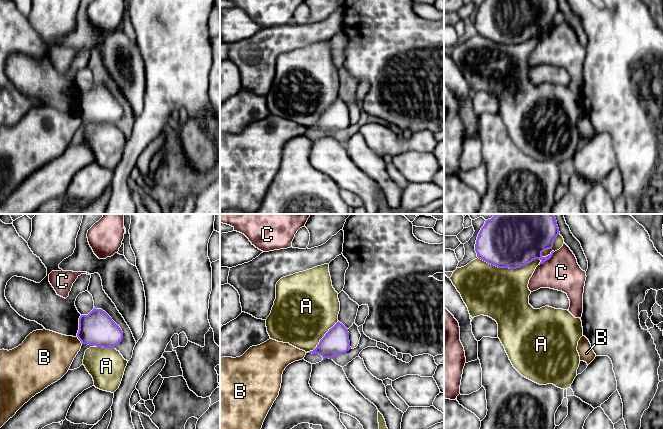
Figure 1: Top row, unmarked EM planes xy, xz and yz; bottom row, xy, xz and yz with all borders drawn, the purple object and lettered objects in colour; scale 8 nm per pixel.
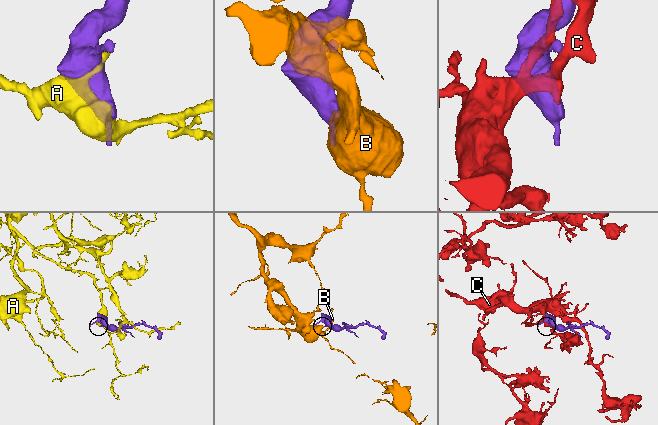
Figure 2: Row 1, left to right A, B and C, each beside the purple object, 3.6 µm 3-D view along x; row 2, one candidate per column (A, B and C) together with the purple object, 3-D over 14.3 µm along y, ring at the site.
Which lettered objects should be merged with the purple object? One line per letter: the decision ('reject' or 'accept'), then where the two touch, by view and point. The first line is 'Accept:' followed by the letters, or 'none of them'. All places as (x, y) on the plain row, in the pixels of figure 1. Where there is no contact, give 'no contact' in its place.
Accept: none of them
A: reject | yz (510, 44)
B: reject | xy (79, 115)
C: reject | yz (547, 35)

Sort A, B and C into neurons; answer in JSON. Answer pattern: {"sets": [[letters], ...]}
{"sets": [["A"], ["B"], ["C"]]}

